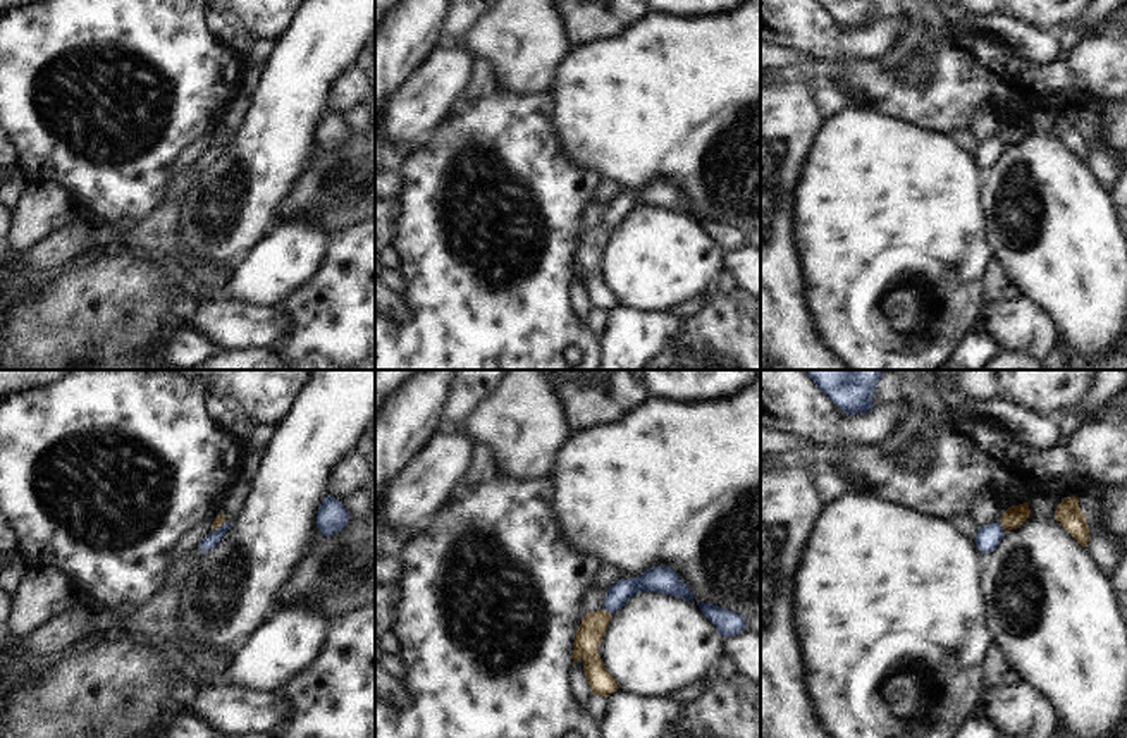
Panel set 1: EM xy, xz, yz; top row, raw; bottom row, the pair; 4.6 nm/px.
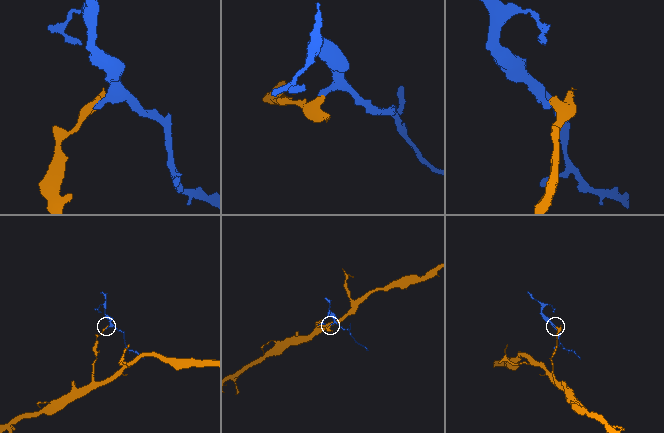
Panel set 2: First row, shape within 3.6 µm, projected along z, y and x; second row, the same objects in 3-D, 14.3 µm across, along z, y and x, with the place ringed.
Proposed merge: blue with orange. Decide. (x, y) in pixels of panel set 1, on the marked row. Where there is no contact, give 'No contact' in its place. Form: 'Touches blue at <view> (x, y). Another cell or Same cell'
Touches blue at yz (1002, 527). Another cell.

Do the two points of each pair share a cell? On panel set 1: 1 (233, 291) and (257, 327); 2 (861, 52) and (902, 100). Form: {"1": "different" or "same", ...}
{"1": "different", "2": "different"}

